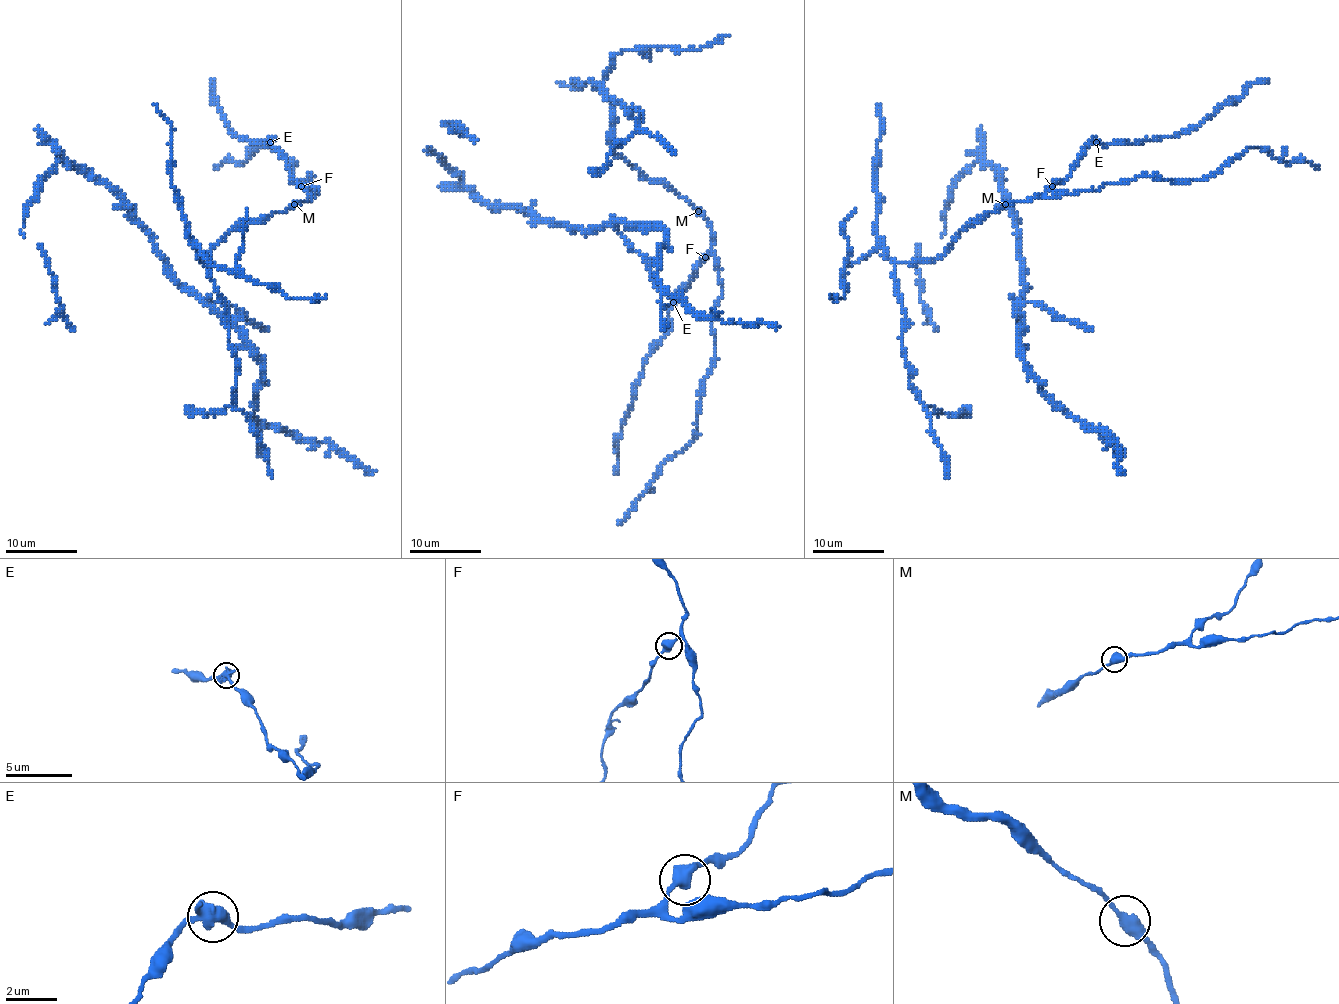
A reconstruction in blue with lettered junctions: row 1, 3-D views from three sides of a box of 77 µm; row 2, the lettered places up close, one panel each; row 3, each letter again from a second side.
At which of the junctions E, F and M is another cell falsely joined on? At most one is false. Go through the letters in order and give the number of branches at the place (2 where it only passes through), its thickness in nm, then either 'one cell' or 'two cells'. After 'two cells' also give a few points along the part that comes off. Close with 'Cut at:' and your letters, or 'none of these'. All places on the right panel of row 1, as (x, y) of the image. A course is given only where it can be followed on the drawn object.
E: branches 2; calibre 440 nm; one cell
F: branches 2; calibre 440 nm; one cell
M: branches 2; calibre 460 nm; one cell
Cut at: none of these

